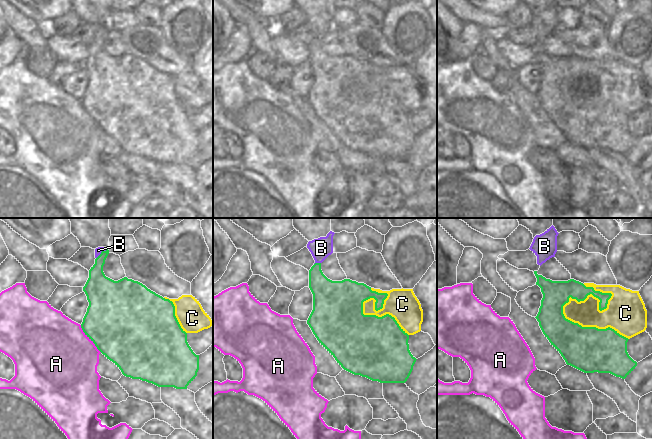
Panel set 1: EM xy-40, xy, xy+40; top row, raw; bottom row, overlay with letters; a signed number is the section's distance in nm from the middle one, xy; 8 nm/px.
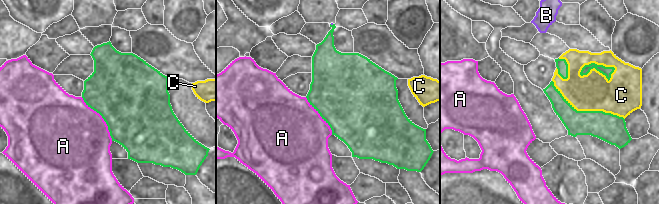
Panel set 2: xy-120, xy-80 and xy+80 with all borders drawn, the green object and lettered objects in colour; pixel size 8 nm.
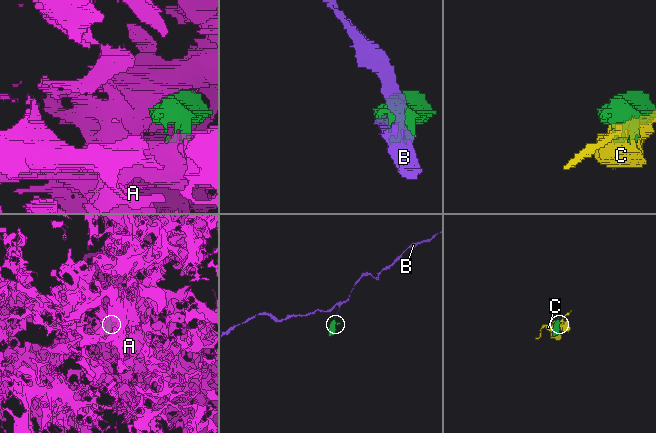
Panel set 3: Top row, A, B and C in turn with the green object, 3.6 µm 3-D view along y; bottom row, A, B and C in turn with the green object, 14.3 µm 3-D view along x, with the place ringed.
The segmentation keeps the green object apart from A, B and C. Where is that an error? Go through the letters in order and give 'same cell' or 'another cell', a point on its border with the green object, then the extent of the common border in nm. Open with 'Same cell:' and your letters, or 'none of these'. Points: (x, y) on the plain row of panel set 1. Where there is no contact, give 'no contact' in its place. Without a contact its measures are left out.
Same cell: B
A: another cell; meets green in xy-40 at (89, 114); contact 280 nm long
B: same cell; meets green in xy-40 at (101, 28); contact 120 nm long
C: another cell; meets green in xy+40 at (591, 103); contact 600 nm long

